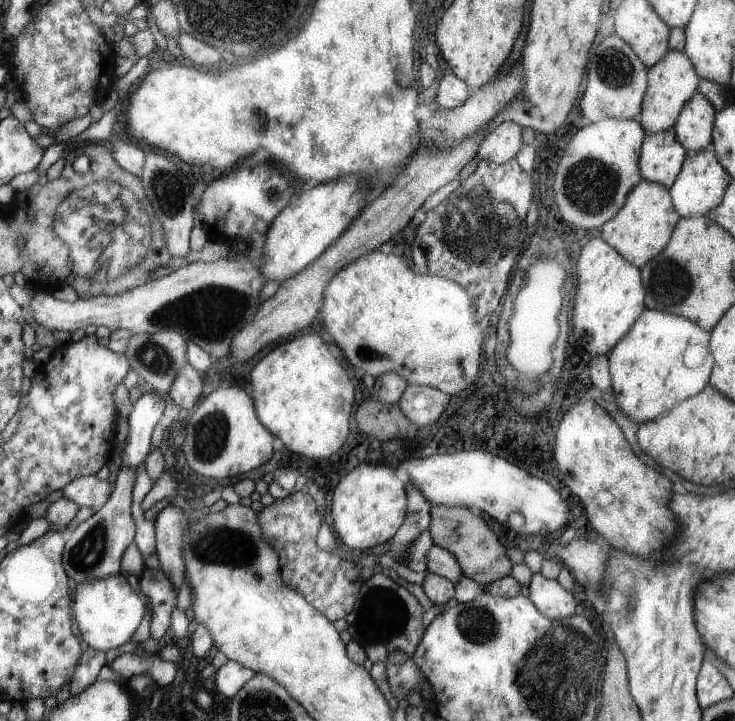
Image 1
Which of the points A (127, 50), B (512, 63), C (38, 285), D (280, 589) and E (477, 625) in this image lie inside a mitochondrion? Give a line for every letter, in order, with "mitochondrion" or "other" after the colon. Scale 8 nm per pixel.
A: other
B: other
C: other
D: other
E: mitochondrion

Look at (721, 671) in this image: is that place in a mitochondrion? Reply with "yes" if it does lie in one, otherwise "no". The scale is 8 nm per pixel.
no

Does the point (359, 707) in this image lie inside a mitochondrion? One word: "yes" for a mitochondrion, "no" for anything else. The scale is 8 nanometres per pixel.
no

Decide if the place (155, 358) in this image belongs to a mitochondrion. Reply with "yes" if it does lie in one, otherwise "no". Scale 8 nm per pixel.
yes

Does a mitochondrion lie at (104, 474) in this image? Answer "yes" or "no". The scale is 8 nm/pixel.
no

